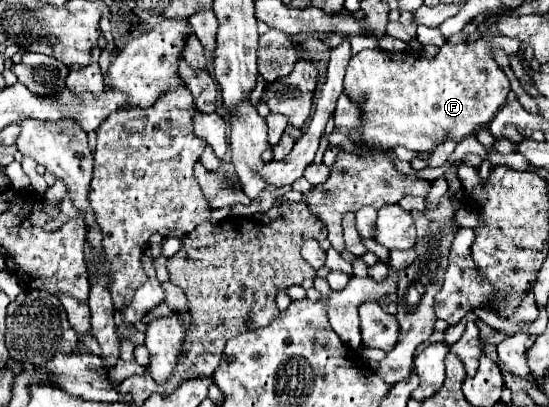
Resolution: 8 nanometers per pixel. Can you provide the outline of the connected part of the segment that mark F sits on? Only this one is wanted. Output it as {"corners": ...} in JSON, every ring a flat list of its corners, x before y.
{"corners":[[486,37,472,43,460,43,460,45,442,45,438,55,434,59,424,59,420,55,412,53,386,53,386,51,360,51,350,59,346,79,344,79,344,91,358,101,366,113,362,117,362,141,370,147,406,147,410,151,434,151,438,143,444,139,454,139,456,143,464,137,476,133,484,125,492,121,496,111,504,105,506,95,510,93,510,81,504,77,504,71,498,67,494,57,490,55,492,45,498,45,504,49,506,55,518,53,520,41,514,37]]}

